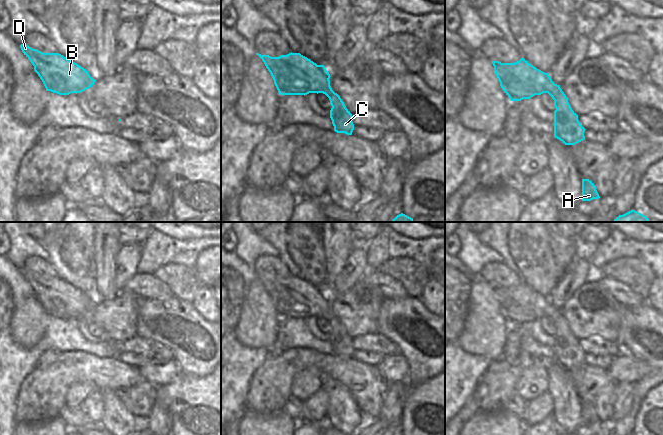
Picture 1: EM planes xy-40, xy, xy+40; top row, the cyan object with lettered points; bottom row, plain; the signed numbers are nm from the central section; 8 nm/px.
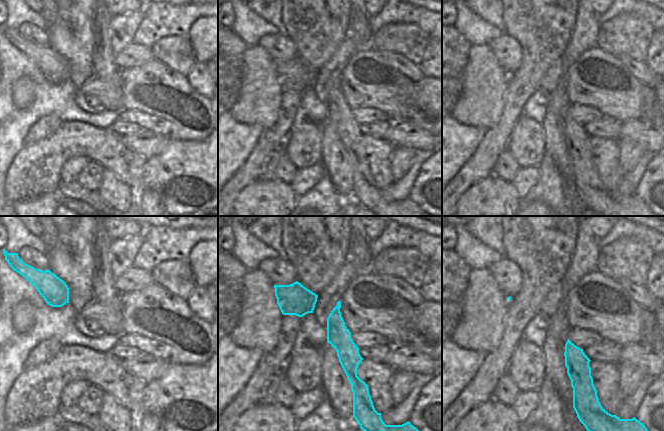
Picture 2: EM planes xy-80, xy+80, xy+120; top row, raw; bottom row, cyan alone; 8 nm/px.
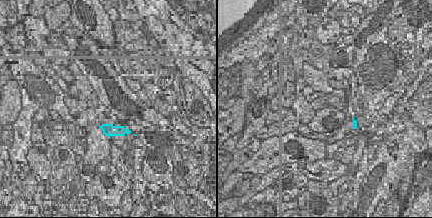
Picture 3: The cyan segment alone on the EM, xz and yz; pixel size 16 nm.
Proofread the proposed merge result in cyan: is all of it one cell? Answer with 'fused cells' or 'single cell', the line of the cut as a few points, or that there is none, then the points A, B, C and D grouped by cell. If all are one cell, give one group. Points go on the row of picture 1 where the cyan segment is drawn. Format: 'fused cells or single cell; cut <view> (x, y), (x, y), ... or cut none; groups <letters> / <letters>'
single cell; cut none; groups A B C D

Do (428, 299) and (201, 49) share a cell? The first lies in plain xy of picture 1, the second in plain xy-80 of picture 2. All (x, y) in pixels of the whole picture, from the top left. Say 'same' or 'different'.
different

